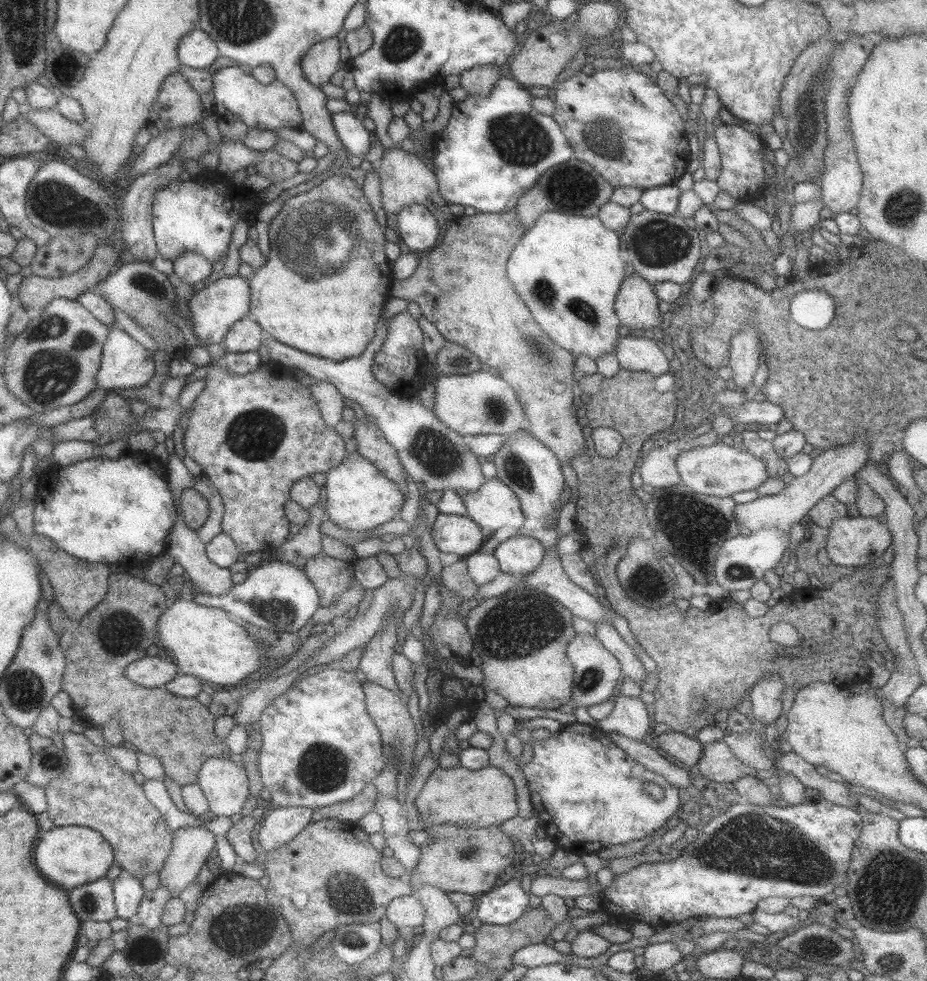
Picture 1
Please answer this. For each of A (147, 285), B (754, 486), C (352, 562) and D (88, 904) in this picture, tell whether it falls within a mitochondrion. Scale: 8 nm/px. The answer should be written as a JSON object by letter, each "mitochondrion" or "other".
{"A":"mitochondrion","B":"other","C":"other","D":"mitochondrion"}

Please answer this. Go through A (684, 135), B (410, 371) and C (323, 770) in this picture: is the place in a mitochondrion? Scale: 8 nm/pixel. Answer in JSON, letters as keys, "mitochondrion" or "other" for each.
{"A":"other","B":"other","C":"mitochondrion"}

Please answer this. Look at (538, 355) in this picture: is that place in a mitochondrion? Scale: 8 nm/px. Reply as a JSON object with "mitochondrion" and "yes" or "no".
{"mitochondrion":"yes"}

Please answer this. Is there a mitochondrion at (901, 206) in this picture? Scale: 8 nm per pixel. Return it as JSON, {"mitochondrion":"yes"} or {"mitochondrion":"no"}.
{"mitochondrion":"yes"}

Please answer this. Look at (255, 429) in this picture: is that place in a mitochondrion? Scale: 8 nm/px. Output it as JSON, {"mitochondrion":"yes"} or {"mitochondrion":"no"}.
{"mitochondrion":"yes"}

